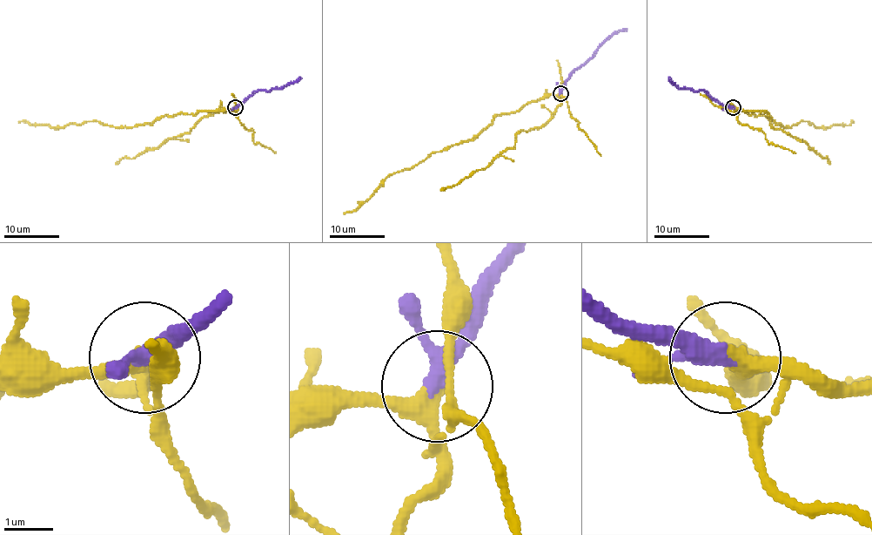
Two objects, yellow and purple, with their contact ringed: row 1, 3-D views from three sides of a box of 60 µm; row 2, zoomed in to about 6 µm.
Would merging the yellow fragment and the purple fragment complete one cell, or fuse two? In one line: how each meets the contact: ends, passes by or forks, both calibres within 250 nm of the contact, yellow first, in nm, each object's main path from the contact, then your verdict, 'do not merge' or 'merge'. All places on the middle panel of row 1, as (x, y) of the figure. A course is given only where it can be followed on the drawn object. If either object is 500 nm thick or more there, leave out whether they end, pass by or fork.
yellow passes by; purple passes by; 280 nm thick on the yellow side, 320 nm on the other; yellow runs (560, 93), (532, 100), (515, 111), (497, 114), (471, 139), (391, 173), (367, 199), (344, 213); purple runs (560, 93), (566, 79), (575, 70), (607, 39), (627, 28); do not merge

